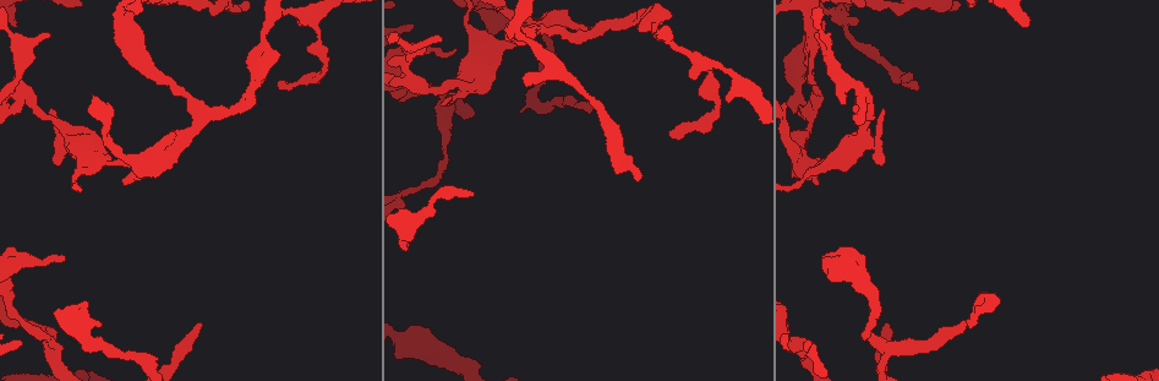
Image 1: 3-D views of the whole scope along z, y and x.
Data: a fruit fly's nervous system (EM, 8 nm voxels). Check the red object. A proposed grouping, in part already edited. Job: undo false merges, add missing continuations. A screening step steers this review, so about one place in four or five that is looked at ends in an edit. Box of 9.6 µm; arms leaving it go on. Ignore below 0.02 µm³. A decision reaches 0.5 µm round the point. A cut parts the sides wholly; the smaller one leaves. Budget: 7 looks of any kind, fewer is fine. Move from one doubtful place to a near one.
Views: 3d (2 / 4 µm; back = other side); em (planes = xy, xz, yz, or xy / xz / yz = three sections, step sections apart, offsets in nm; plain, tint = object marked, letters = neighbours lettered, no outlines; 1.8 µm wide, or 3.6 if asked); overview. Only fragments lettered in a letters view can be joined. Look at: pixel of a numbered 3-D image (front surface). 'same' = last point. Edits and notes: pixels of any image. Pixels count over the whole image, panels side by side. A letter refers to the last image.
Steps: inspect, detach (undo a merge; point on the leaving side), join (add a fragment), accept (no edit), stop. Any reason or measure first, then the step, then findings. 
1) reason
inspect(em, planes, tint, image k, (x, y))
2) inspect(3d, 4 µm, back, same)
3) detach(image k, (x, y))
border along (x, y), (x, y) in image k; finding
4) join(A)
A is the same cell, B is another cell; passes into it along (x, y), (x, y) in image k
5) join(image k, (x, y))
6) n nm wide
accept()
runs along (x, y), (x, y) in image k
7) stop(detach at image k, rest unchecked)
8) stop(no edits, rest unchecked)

branch point
inspect(3d, 4 µm, image 1, (862, 95))

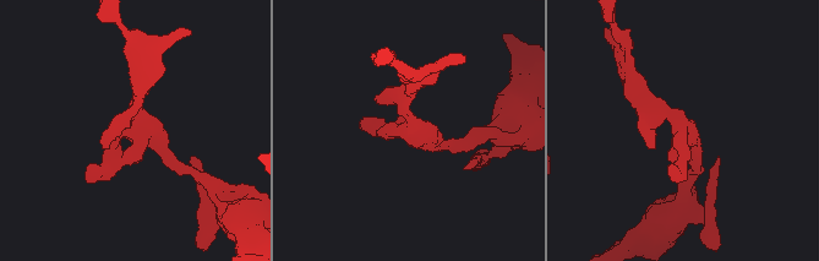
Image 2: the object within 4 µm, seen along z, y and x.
inspect(em, xz, step 8, tint, image 2, (416, 135))

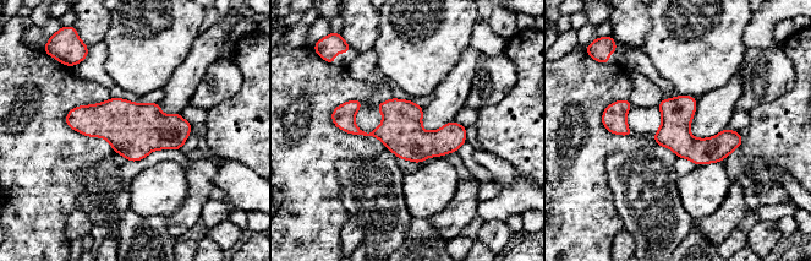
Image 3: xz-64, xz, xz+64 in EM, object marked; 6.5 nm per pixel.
inspect(em, xz, step 8, letters, same)

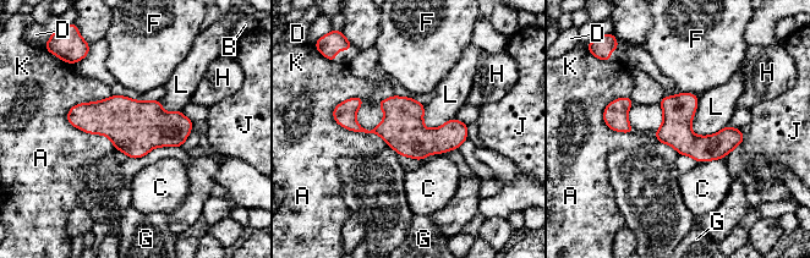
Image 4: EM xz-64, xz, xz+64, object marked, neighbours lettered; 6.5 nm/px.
accept()
A, B, C, D, F, G, H, J, K and L are other cells; border along (698, 97), (691, 131), (724, 128) in image 4; continuous, no second neuron

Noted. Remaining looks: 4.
branch stops here
inspect(em, xy, step 16, letters, image 1, (1022, 26))

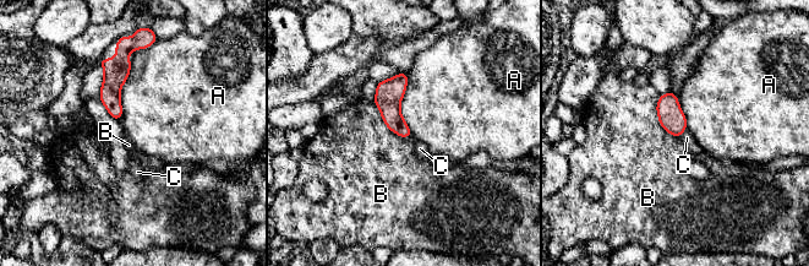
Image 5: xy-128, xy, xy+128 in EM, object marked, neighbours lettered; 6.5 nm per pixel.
accept()
A, B and C are other cells; border along (373, 102), (391, 130), (410, 137) in image 5; no lettered fragment goes on from it

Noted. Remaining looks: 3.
free end
inspect(em, planes, tint, image 1, (592, 110))

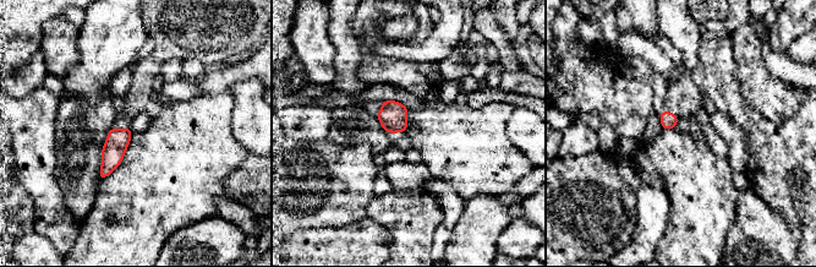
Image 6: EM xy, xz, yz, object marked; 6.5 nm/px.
inspect(em, planes, letters, same)

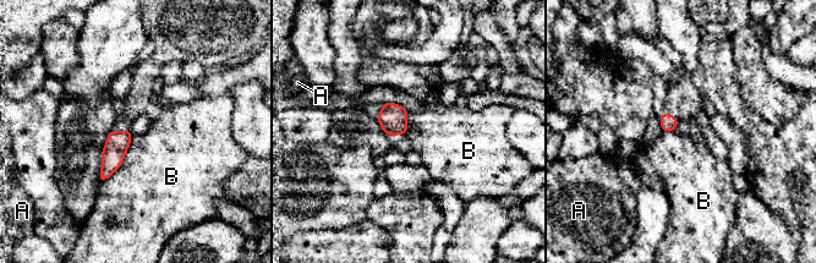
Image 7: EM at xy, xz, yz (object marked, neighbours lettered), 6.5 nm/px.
accept()
A and B are other cells; border along (132, 135), (124, 160), (100, 184) in image 7; none of them fits

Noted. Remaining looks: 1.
stop(no edits, rest unchecked)

